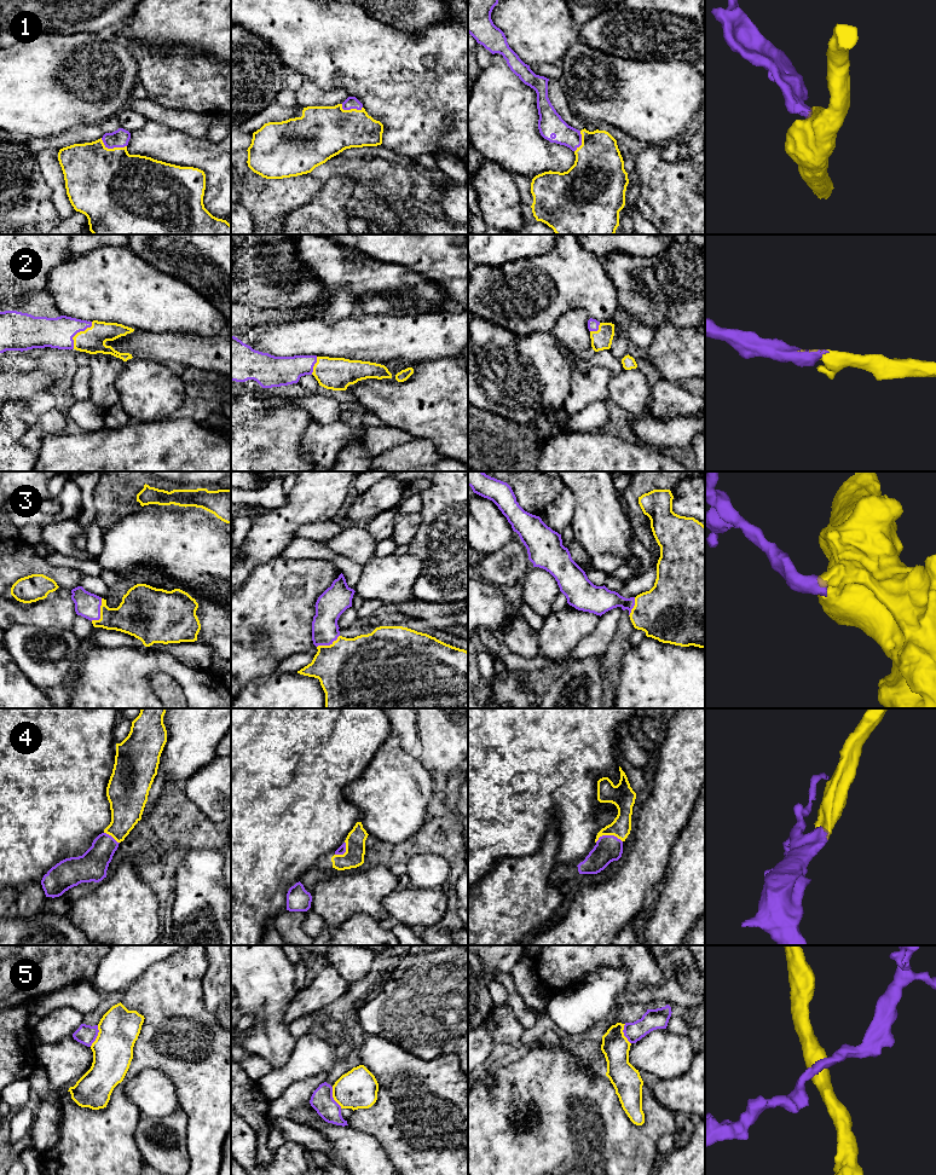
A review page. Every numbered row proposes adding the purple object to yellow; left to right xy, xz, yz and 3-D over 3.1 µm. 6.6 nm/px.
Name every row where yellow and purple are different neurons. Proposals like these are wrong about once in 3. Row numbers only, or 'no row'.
5

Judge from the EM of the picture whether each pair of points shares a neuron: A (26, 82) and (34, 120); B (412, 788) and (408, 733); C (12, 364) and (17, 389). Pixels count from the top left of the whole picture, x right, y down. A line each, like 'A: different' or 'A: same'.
A: same
B: different
C: different

